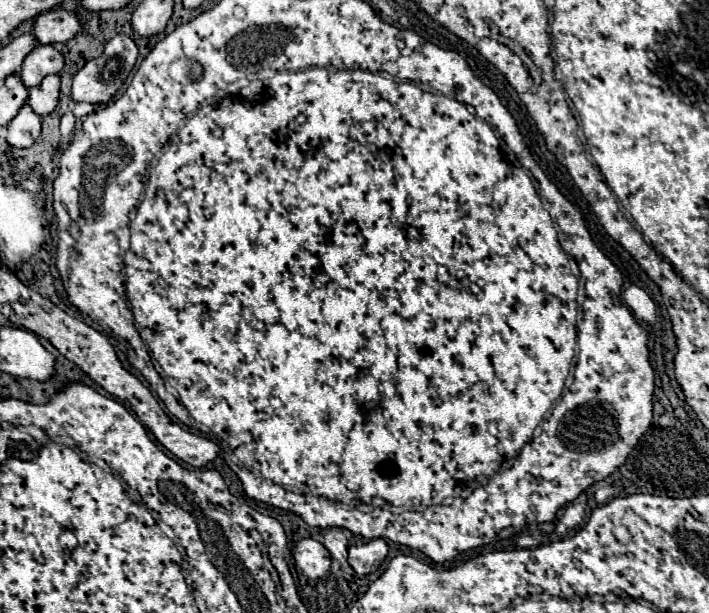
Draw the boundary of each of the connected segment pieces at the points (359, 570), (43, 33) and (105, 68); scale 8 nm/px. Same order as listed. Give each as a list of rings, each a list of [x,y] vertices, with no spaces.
[[[376,538],[360,546],[350,546],[348,564],[354,568],[356,574],[366,576],[376,572],[386,560],[386,556],[388,556],[388,544],[382,538]]]
[[[64,8],[50,10],[38,16],[34,24],[34,36],[42,44],[58,44],[72,40],[82,30],[80,18],[76,12],[68,12]]]
[[[116,34],[112,40],[106,42],[104,54],[100,58],[86,62],[86,66],[76,72],[74,82],[72,82],[72,98],[74,98],[74,102],[92,102],[92,104],[110,102],[112,96],[126,82],[128,74],[132,72],[132,68],[136,64],[136,58],[138,58],[138,46],[136,46],[134,38],[126,36],[126,34]]]

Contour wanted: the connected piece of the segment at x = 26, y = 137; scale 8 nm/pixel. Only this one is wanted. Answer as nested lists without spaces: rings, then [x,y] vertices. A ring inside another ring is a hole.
[[[24,104],[8,124],[8,144],[14,148],[28,148],[40,136],[40,128],[42,118],[32,110],[30,104]]]

